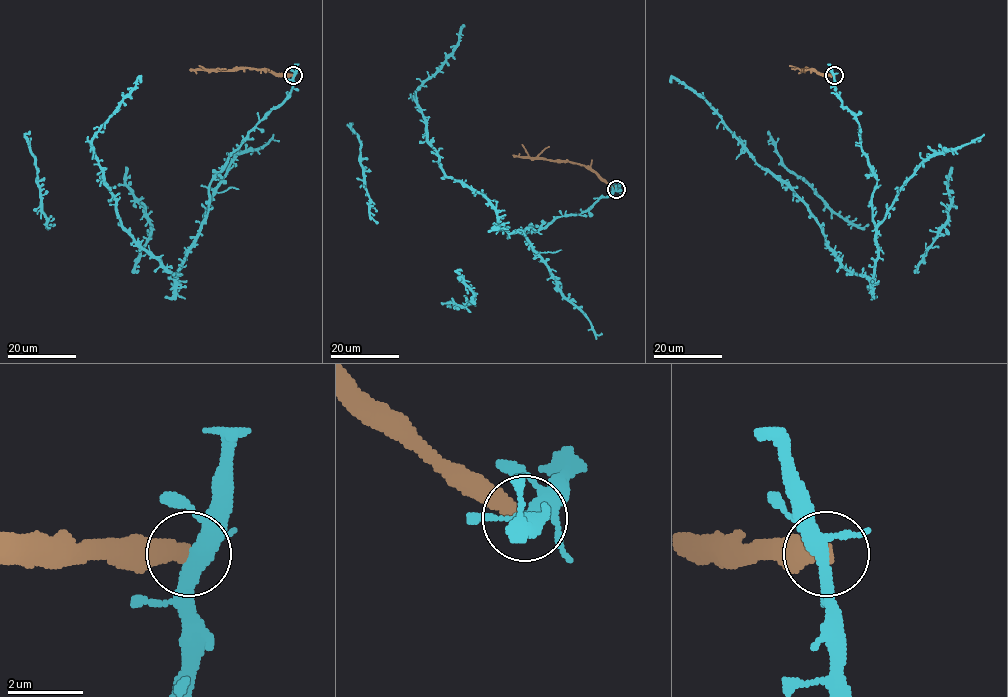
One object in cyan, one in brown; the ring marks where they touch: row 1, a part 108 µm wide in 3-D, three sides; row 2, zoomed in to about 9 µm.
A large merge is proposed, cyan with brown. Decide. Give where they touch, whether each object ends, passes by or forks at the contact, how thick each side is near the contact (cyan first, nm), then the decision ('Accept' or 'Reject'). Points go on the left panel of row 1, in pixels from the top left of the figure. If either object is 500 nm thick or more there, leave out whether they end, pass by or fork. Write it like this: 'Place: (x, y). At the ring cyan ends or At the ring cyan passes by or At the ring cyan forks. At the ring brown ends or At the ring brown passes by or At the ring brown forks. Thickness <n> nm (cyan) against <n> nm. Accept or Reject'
Place: (293, 75). At the ring cyan forks. At the ring brown ends. Thickness 340 nm (cyan) against 440 nm. Reject

